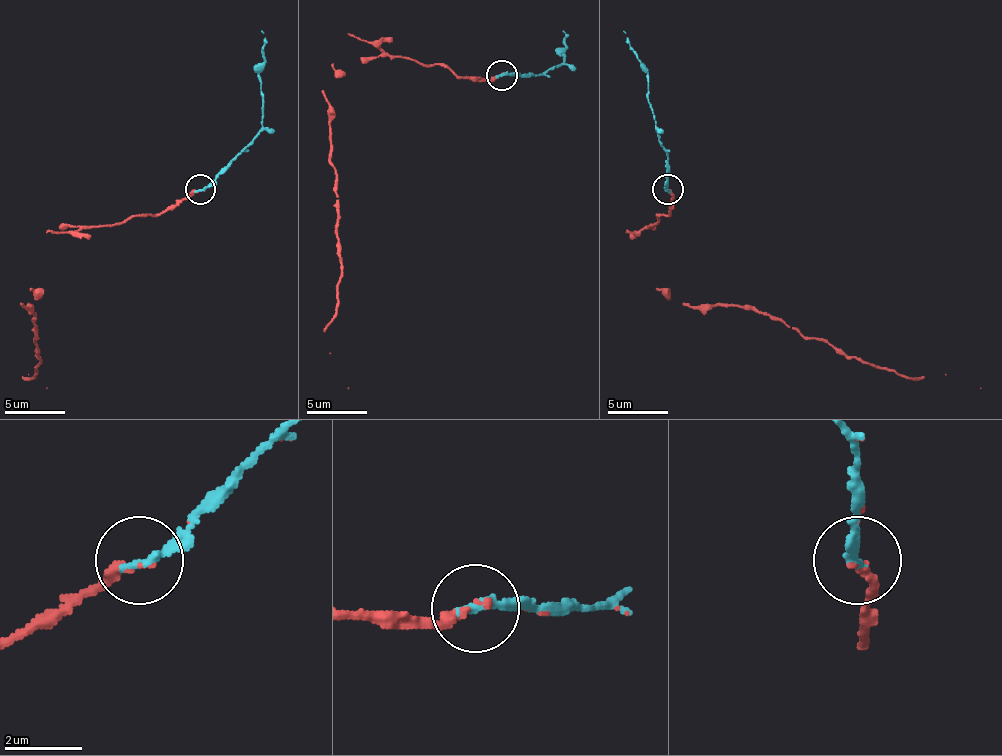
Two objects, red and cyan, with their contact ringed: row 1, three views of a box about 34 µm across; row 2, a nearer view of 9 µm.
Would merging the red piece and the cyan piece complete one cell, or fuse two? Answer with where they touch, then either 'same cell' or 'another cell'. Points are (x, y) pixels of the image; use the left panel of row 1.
(200, 189) | same cell

